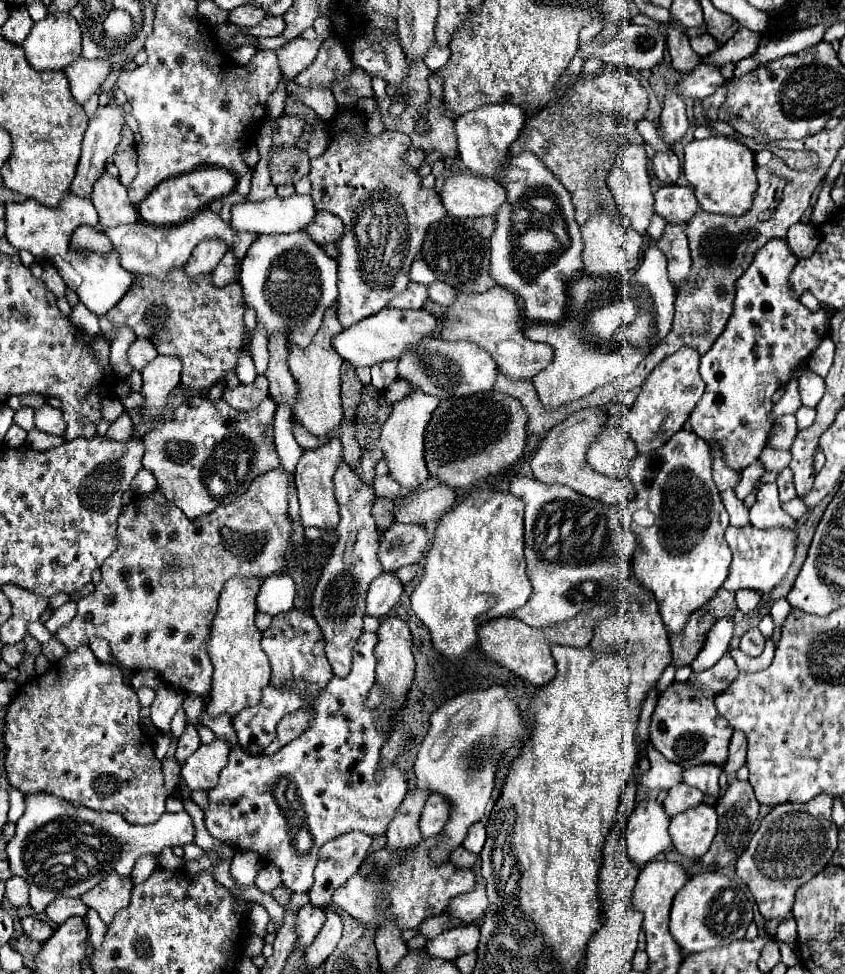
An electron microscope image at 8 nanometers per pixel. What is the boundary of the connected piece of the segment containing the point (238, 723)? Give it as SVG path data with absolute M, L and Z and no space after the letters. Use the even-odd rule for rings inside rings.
M363 633L359 637L359 643L355 645L355 657L353 667L347 679L331 677L331 681L321 689L317 695L317 701L311 705L305 705L297 691L283 691L273 689L267 685L262 691L259 705L247 707L241 713L233 717L233 727L239 739L239 745L249 751L245 753L239 749L231 749L229 753L229 765L221 771L219 783L209 791L209 807L205 811L205 827L211 833L211 837L219 841L233 841L239 849L249 849L259 853L263 859L275 863L281 869L283 885L297 893L297 891L309 891L313 885L313 869L319 857L319 849L335 839L337 835L343 835L347 831L363 831L371 837L383 835L395 817L401 801L407 795L407 781L399 767L391 765L383 773L377 769L379 763L379 751L383 743L387 741L387 733L383 729L377 729L379 719L373 717L373 709L365 709L365 701L369 697L369 691L375 683L375 647L379 643L377 633ZM297 709L309 709L315 711L315 719L311 727L295 741L279 749L275 755L259 755L267 745L271 745L277 737L277 723L281 717L297 711Z

